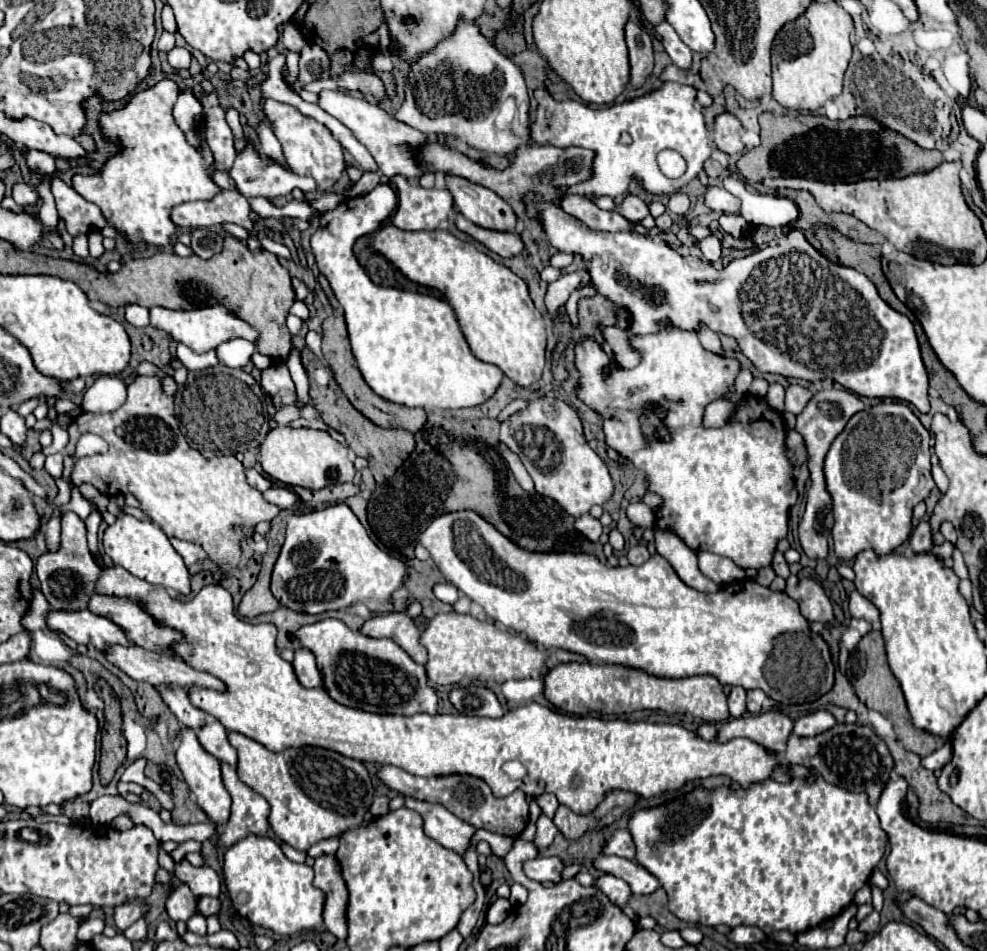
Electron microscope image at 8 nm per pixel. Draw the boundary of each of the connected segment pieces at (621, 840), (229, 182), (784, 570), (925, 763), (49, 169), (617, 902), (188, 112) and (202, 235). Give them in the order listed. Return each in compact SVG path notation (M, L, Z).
M616 830L602 852L604 854L622 856L622 858L628 858L628 860L638 864L638 860L636 860L636 846L634 846L634 840L632 840L628 830Z
M214 170L214 172L212 172L212 178L214 178L214 182L216 182L218 186L222 186L222 188L226 188L226 190L234 190L234 188L236 188L236 184L234 184L234 180L228 176L228 172Z
M776 552L774 554L774 560L772 560L772 570L778 574L778 576L782 576L782 578L788 578L788 562L784 560L784 554L782 552Z
M946 742L940 750L932 752L932 754L926 756L926 758L922 758L922 768L926 768L926 770L938 770L938 768L942 768L944 764L950 762L950 756L952 756L952 748L950 748L950 744Z
M30 150L28 154L34 154L34 158L28 158L28 168L38 168L42 174L54 174L54 158L40 150Z
M604 874L596 880L596 886L602 890L602 884L604 884L604 894L610 898L610 902L618 908L624 908L628 902L630 902L630 896L632 896L632 890L630 886L616 878L616 876L610 876L610 874Z
M186 86L184 90L180 90L178 100L174 104L174 118L178 126L184 130L188 142L196 148L198 148L198 138L194 136L194 128L200 122L200 114L202 114L202 106L194 94L194 88Z
M196 228L192 232L192 250L194 254L202 256L202 258L210 258L218 252L222 252L222 244L224 244L224 238L218 234L218 232L212 232L208 228Z

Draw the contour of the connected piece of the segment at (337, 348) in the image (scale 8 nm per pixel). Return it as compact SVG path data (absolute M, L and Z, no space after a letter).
M332 326L332 328L328 328L328 332L324 330L322 352L324 352L324 360L328 362L328 366L334 372L334 378L336 378L338 386L342 388L342 392L346 394L350 404L356 410L360 410L368 420L372 420L374 424L378 424L382 428L402 428L402 430L410 430L410 432L418 432L422 428L422 424L426 422L426 412L422 408L408 408L408 406L384 400L378 394L374 394L372 388L364 382L364 378L362 378L362 374L356 366L356 360L352 356L352 350L350 350L346 326Z

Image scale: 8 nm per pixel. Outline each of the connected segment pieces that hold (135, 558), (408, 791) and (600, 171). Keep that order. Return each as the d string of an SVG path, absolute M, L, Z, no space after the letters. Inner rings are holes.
M122 516L104 532L104 550L106 556L112 558L116 566L122 566L132 576L146 580L152 586L162 586L166 590L174 590L180 596L190 594L190 574L182 556L172 548L166 534L154 522L140 522L134 516Z
M396 766L380 768L378 776L392 790L396 790L404 796L416 798L416 800L438 802L446 810L456 814L460 820L466 820L472 826L488 830L488 832L496 832L496 834L502 834L502 836L520 836L520 832L528 824L528 800L526 800L526 794L520 792L520 790L512 792L506 798L496 798L490 792L488 784L480 778L474 778L474 776L452 774L452 776L438 776L438 778L422 778L422 776L414 776L406 770L400 770Z
M664 82L660 90L644 94L640 98L628 100L624 104L616 104L610 108L592 110L580 102L566 100L556 102L546 96L542 90L536 90L538 114L532 124L532 136L536 144L552 144L552 146L582 146L596 152L592 164L592 178L570 186L566 192L584 194L584 196L622 196L628 192L628 184L632 176L636 176L642 186L660 196L672 194L698 176L704 160L710 158L710 142L708 130L704 126L702 112L694 106L696 88L676 82ZM660 150L676 150L686 160L686 172L682 178L666 178L656 162Z

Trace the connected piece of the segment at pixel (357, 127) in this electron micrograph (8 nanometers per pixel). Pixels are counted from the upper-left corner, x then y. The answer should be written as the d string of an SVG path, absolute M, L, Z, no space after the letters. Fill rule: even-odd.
M322 90L318 96L320 96L318 98L318 106L324 112L328 112L330 116L334 116L336 120L340 120L348 130L352 130L354 138L362 146L366 146L366 150L372 154L372 158L376 160L378 170L382 174L386 174L386 176L402 174L408 180L412 180L412 178L422 174L422 162L418 160L418 152L416 150L420 150L422 146L432 142L426 134L402 124L384 106L370 104L364 98L356 98L356 96L350 96L350 94L344 94L344 92L334 92L334 90Z

